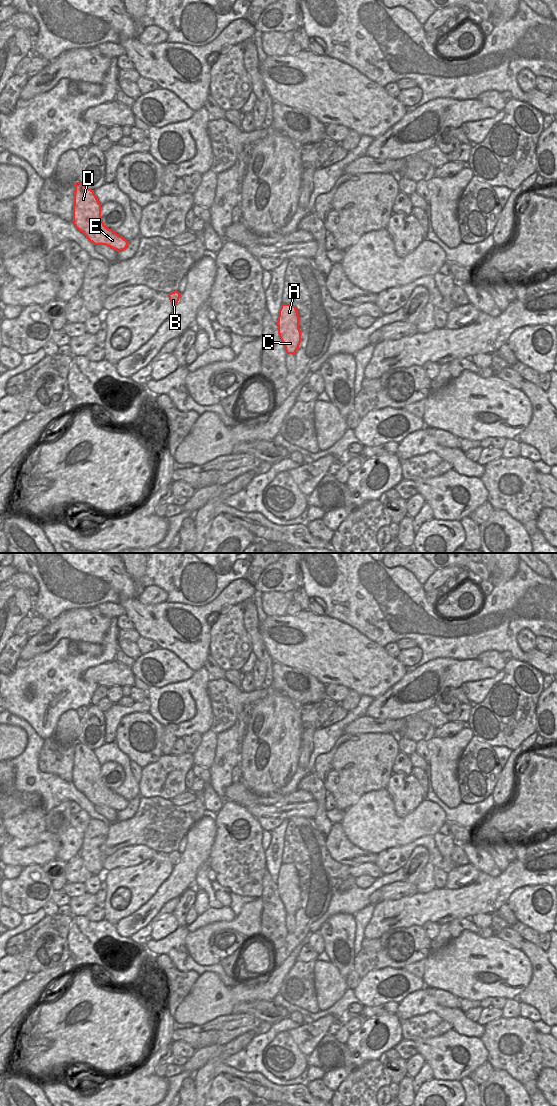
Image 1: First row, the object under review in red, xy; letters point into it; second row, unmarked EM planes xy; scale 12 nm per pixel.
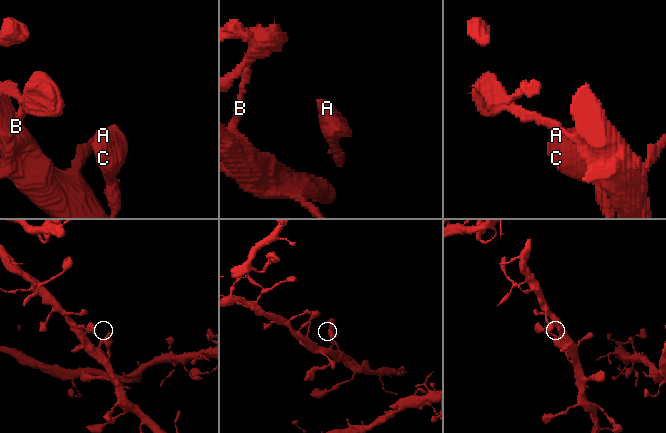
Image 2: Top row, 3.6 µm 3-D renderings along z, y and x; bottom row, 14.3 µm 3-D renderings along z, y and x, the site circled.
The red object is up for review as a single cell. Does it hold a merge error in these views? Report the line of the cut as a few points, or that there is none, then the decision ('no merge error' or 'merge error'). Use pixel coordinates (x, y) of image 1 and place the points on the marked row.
no cut; no merge error

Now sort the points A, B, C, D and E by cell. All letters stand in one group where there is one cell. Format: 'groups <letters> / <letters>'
groups A B C D E

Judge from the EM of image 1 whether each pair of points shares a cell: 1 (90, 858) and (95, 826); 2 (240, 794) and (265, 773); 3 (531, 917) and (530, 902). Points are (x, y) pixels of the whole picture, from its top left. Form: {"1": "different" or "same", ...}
{"1": "same", "2": "different", "3": "same"}

